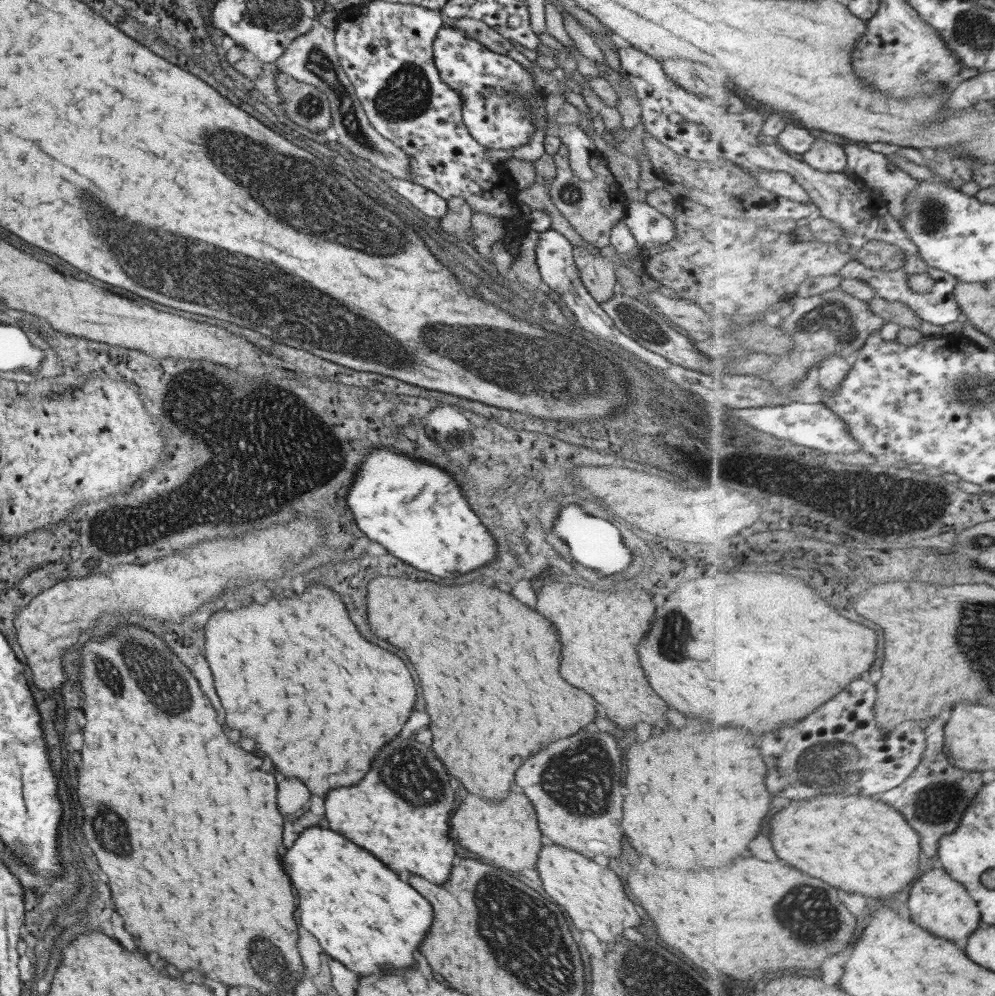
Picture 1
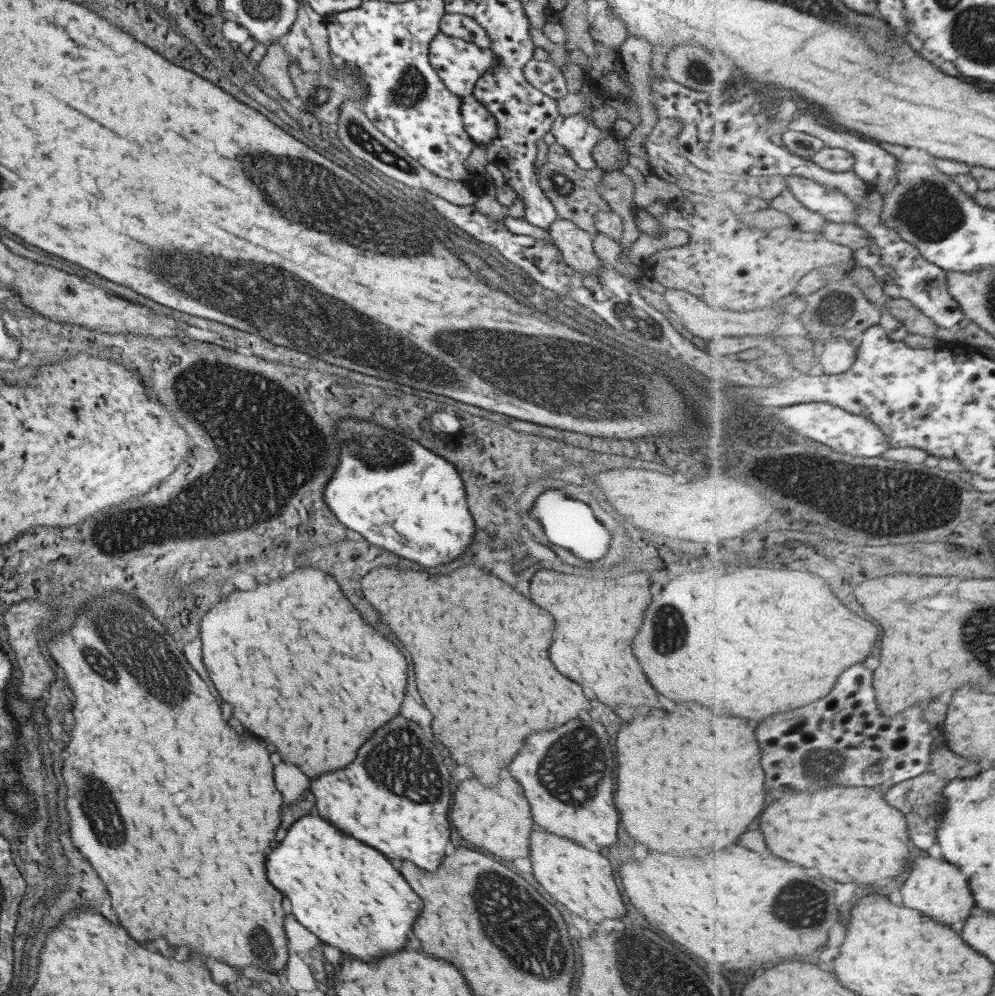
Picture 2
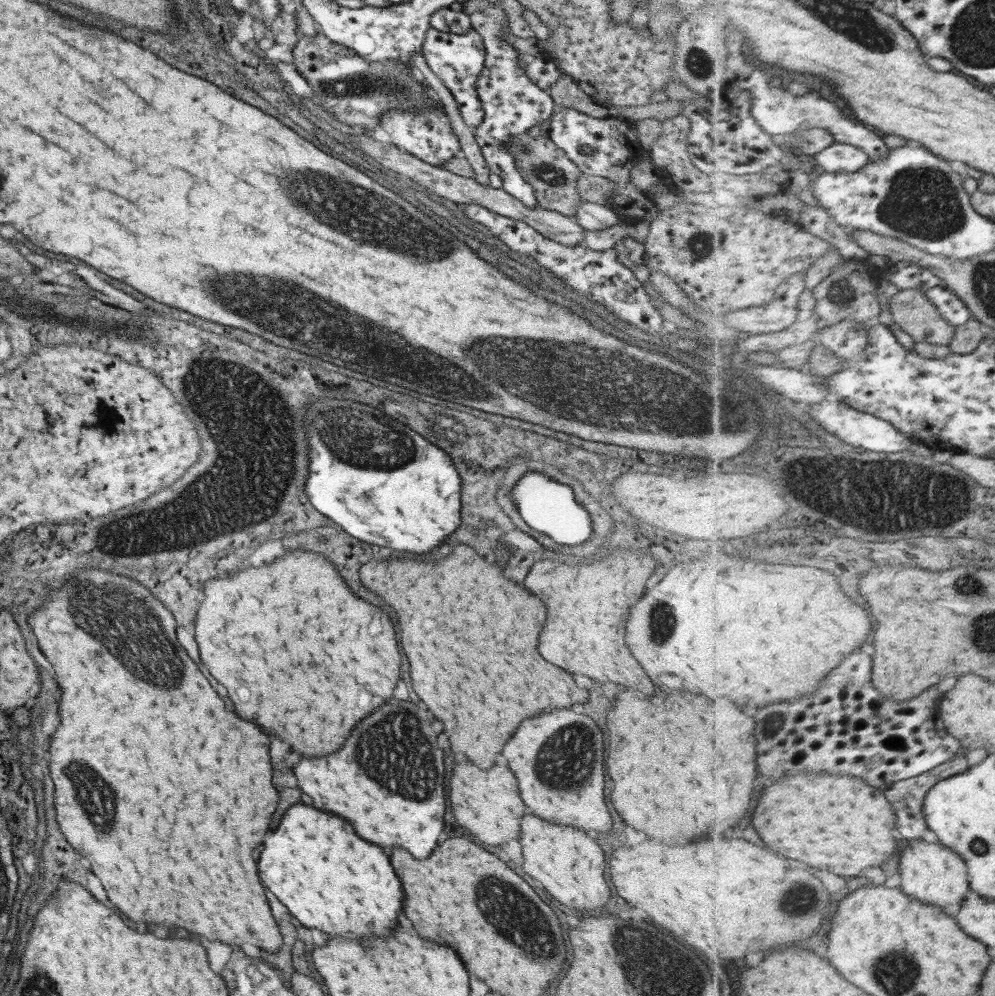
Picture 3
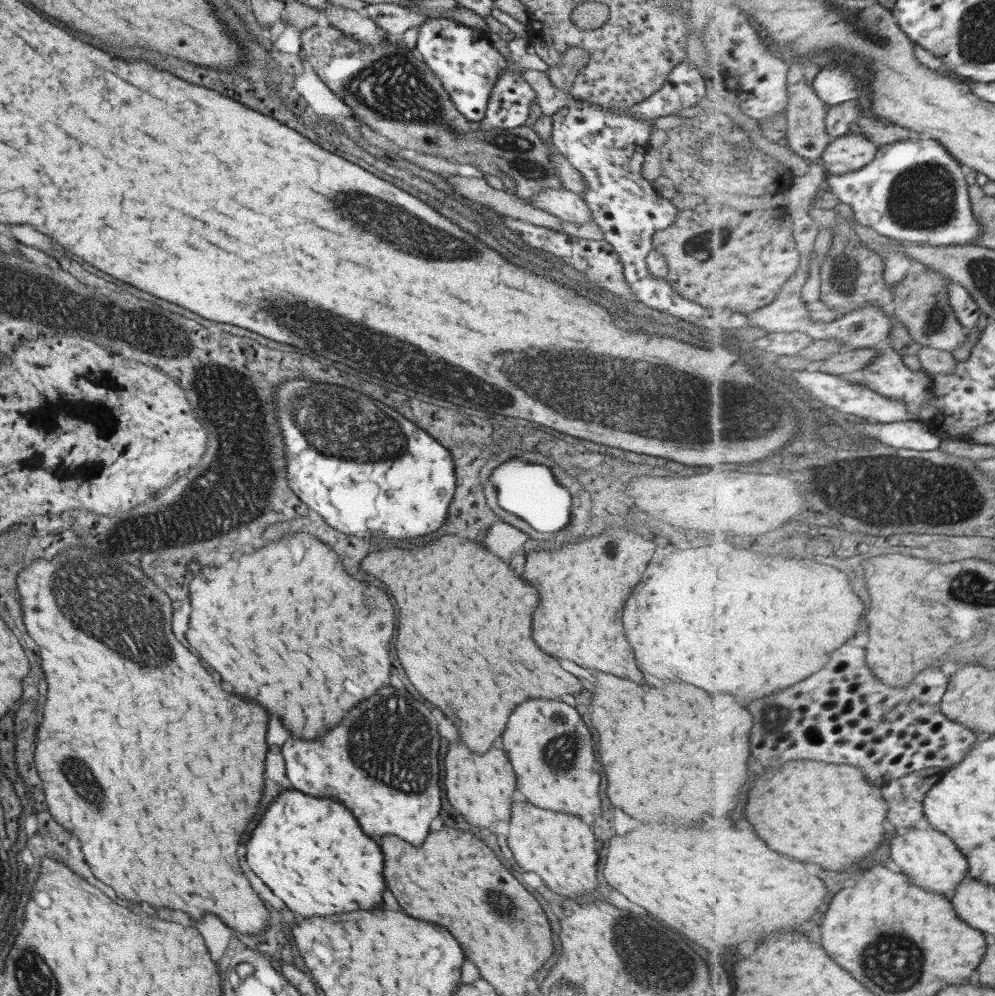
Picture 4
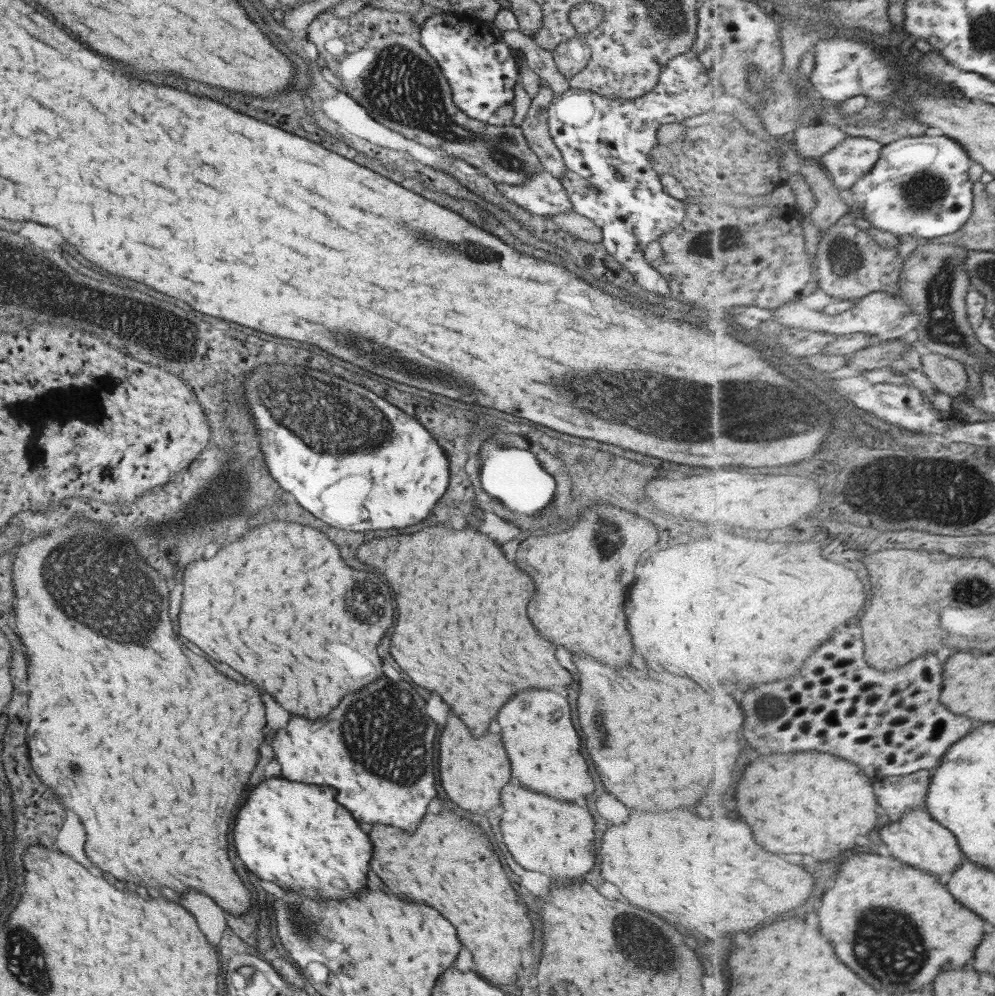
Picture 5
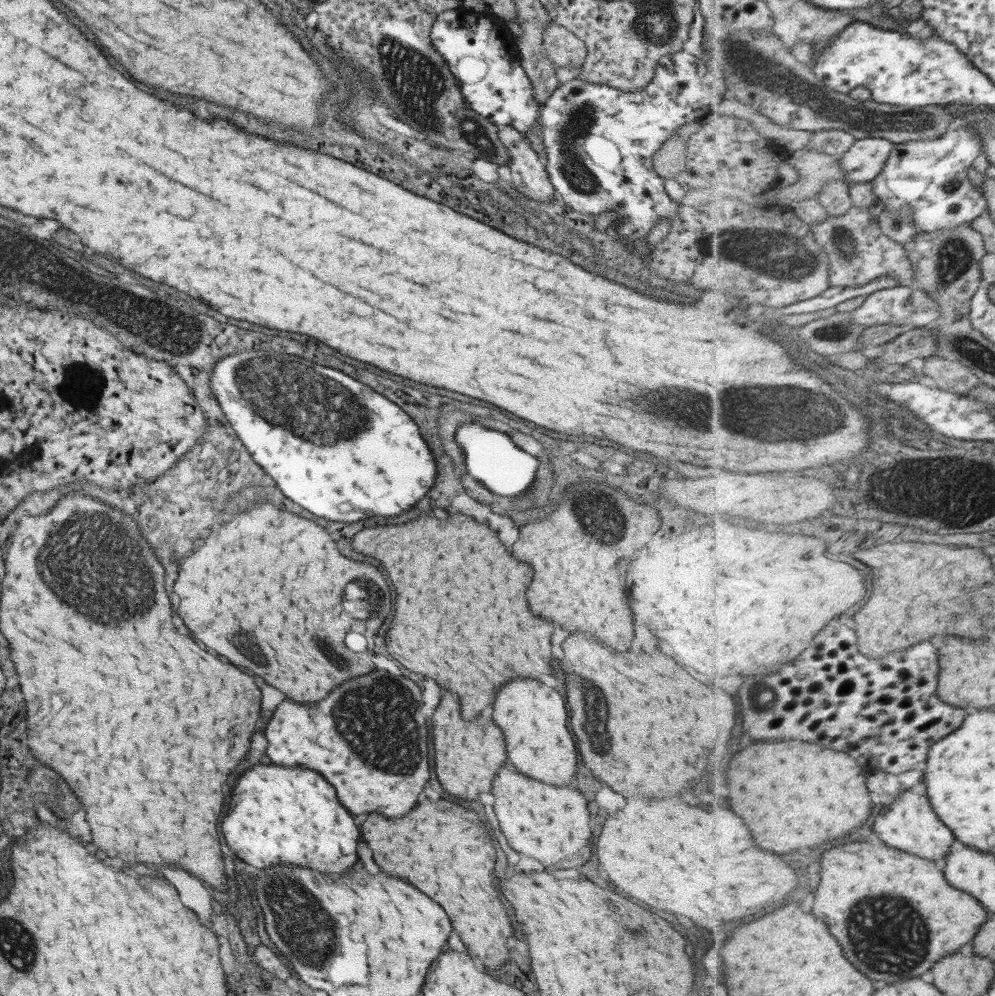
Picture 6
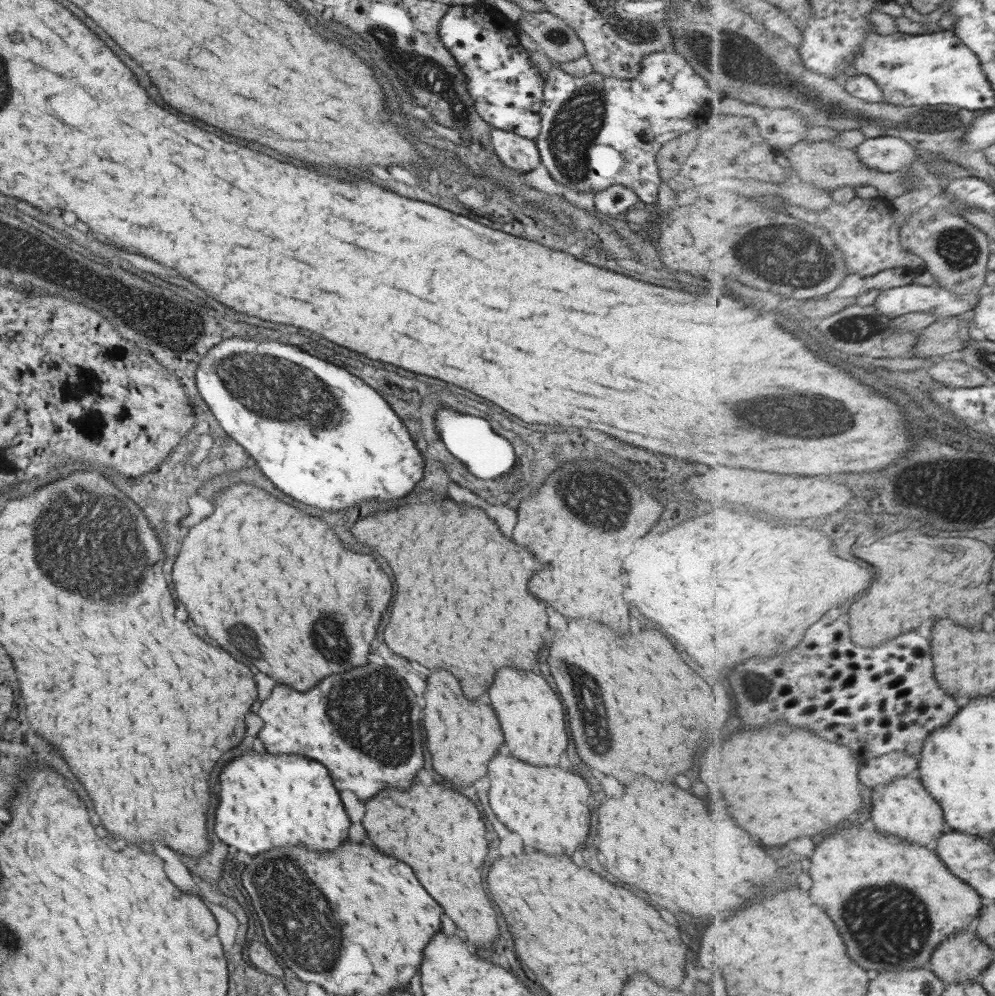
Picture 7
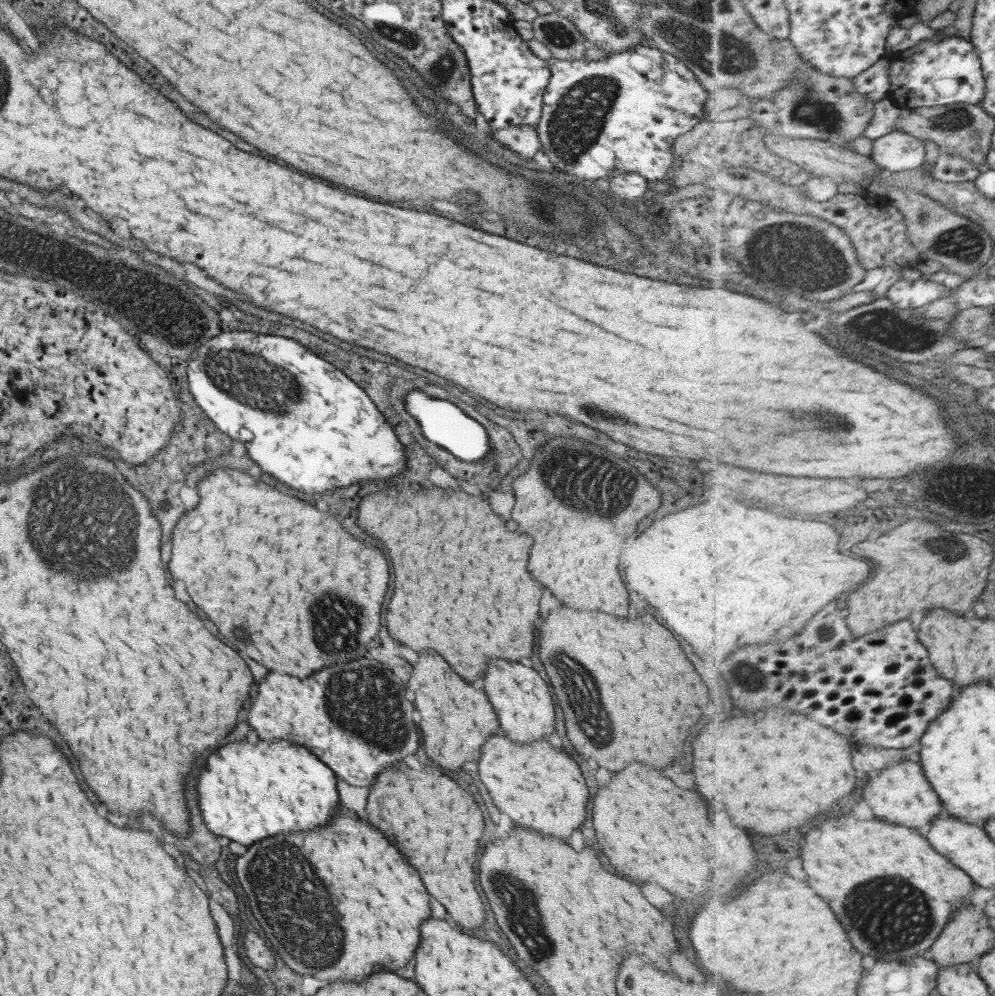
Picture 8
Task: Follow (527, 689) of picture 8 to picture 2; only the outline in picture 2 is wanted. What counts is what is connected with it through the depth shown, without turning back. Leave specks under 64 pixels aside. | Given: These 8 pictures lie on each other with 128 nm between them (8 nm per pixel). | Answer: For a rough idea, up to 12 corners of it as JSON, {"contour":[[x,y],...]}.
{"contour":[[599,722],[531,734],[509,764],[539,828],[617,840]]}

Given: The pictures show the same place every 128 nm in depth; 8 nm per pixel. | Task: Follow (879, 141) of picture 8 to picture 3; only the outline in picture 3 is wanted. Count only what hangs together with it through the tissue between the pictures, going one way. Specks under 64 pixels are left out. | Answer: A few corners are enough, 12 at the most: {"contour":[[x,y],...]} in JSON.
{"contour":[[833,143],[815,155],[827,173],[851,173],[869,162],[863,149]]}

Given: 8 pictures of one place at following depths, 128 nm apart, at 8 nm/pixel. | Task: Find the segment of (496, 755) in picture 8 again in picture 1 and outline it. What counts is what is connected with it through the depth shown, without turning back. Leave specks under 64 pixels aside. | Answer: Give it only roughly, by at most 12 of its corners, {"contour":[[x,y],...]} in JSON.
{"contour":[[542,843],[543,890],[577,930],[615,942],[641,918],[619,878]]}

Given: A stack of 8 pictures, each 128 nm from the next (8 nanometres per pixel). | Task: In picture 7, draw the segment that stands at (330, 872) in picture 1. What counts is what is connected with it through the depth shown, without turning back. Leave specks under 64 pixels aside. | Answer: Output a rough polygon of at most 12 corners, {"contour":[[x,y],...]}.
{"contour":[[247,752],[219,774],[215,836],[249,856],[335,850],[327,769]]}

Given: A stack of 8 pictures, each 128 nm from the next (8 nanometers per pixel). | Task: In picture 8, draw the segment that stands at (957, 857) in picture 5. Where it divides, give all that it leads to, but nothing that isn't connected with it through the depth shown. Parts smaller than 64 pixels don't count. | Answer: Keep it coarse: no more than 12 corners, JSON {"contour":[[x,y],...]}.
{"contour":[[918,758],[871,775],[874,816],[927,834],[944,804]]}

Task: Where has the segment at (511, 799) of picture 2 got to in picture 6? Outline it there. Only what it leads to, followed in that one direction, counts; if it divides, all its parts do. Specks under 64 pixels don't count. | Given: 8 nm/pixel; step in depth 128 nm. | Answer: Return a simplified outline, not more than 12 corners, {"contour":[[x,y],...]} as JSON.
{"contour":[[455,694],[431,716],[435,774],[463,800],[505,762],[499,728],[463,722]]}

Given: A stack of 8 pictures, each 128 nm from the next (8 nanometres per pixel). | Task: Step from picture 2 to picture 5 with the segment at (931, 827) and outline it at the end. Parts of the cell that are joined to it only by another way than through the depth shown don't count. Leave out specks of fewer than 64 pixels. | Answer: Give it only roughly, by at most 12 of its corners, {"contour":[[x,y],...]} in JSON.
{"contour":[[936,769],[876,779],[887,816],[924,804]]}

